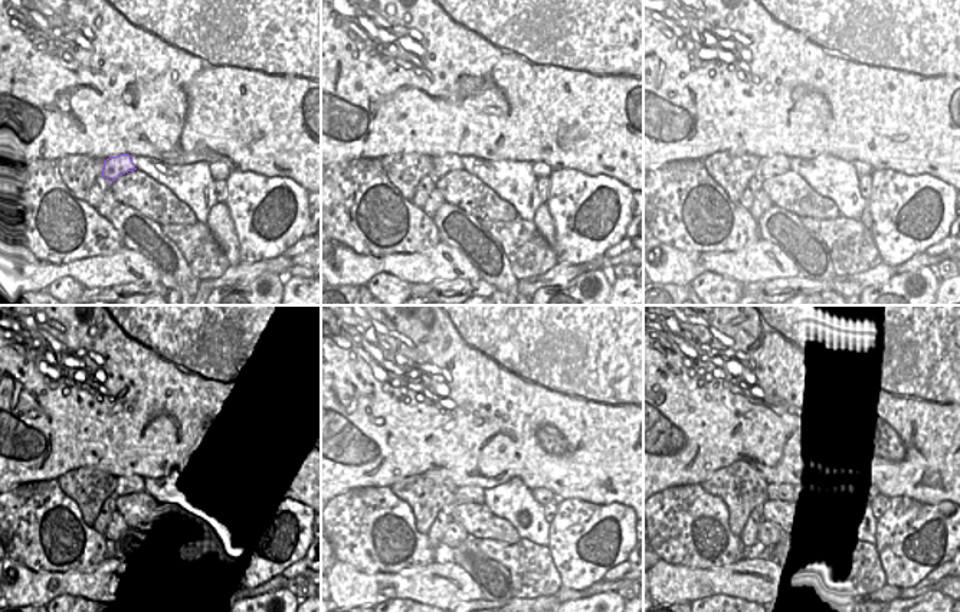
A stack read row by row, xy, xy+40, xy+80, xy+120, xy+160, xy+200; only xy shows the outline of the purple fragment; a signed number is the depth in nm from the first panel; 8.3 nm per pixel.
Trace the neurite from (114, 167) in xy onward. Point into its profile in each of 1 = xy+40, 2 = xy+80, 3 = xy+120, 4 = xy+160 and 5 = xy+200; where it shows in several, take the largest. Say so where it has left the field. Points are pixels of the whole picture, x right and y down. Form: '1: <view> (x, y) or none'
1: xy+40 (441, 166)
2: xy+80 (777, 164)
3: xy+120 (127, 486)
4: xy+160 (464, 494)
5: xy+200 (777, 493)

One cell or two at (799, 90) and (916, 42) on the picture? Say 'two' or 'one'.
one

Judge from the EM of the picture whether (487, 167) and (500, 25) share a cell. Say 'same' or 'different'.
different

